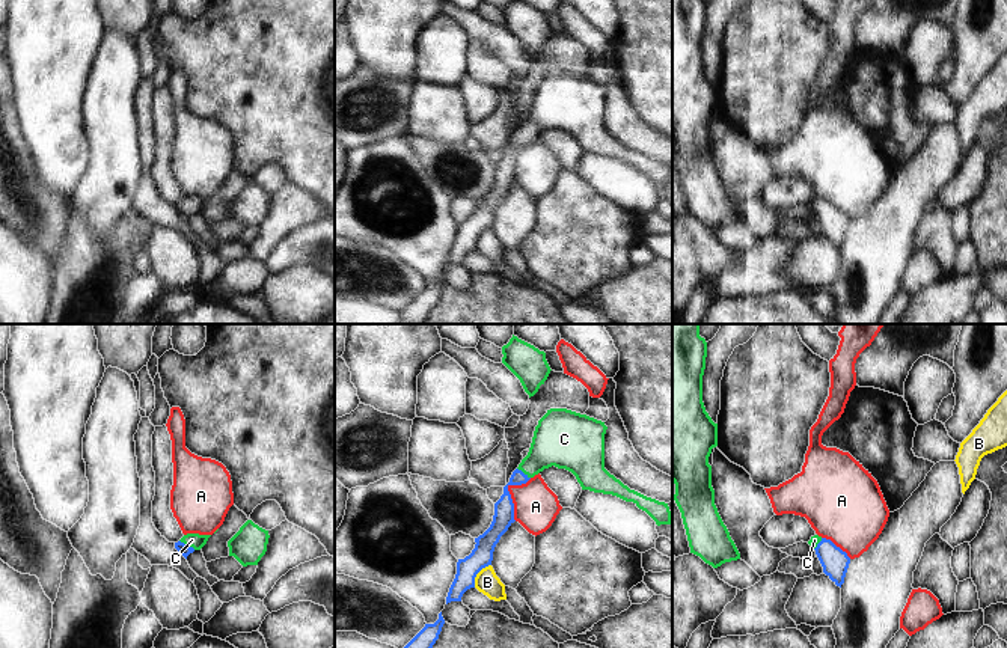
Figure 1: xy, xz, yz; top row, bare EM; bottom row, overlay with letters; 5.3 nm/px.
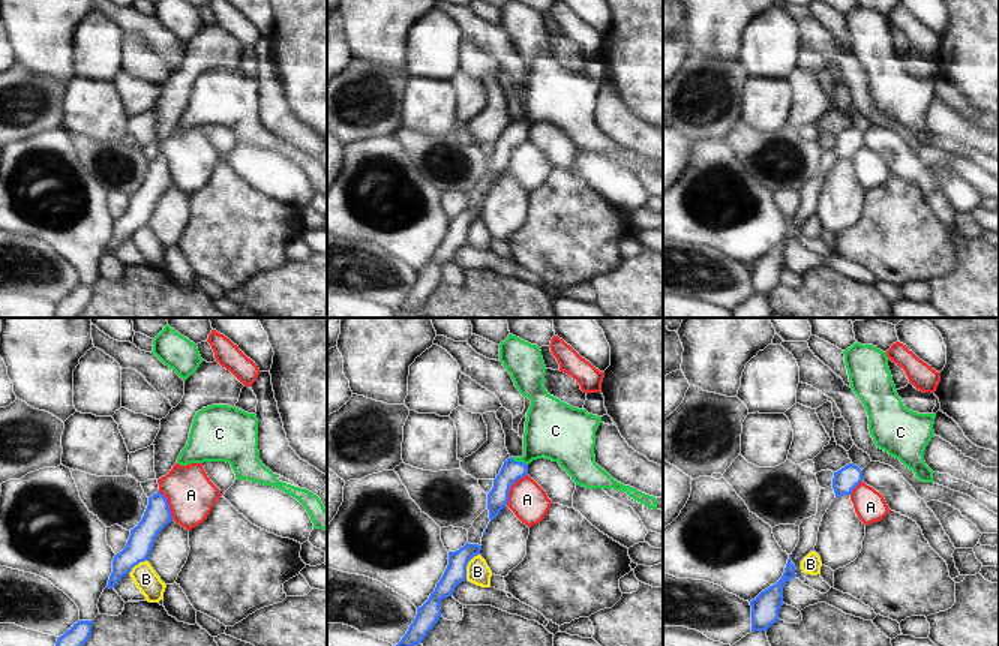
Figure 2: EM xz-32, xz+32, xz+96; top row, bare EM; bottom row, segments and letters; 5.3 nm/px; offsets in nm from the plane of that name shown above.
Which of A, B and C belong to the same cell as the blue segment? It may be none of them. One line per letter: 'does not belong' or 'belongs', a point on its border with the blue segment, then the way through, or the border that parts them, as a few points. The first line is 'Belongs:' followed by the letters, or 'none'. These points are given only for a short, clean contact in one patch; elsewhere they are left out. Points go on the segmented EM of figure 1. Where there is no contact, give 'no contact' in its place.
Belongs: C
A: does not belong; meets blue in xz at (508, 493)
B: does not belong; meets blue in xz at (477, 573); border along xz (490, 564), (477, 574), (474, 586)
C: belongs; meets blue in xy at (187, 546); runs through xy (181, 547), (187, 546), (192, 540)

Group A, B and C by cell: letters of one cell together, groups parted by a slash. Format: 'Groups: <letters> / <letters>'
Groups: A / B / C

